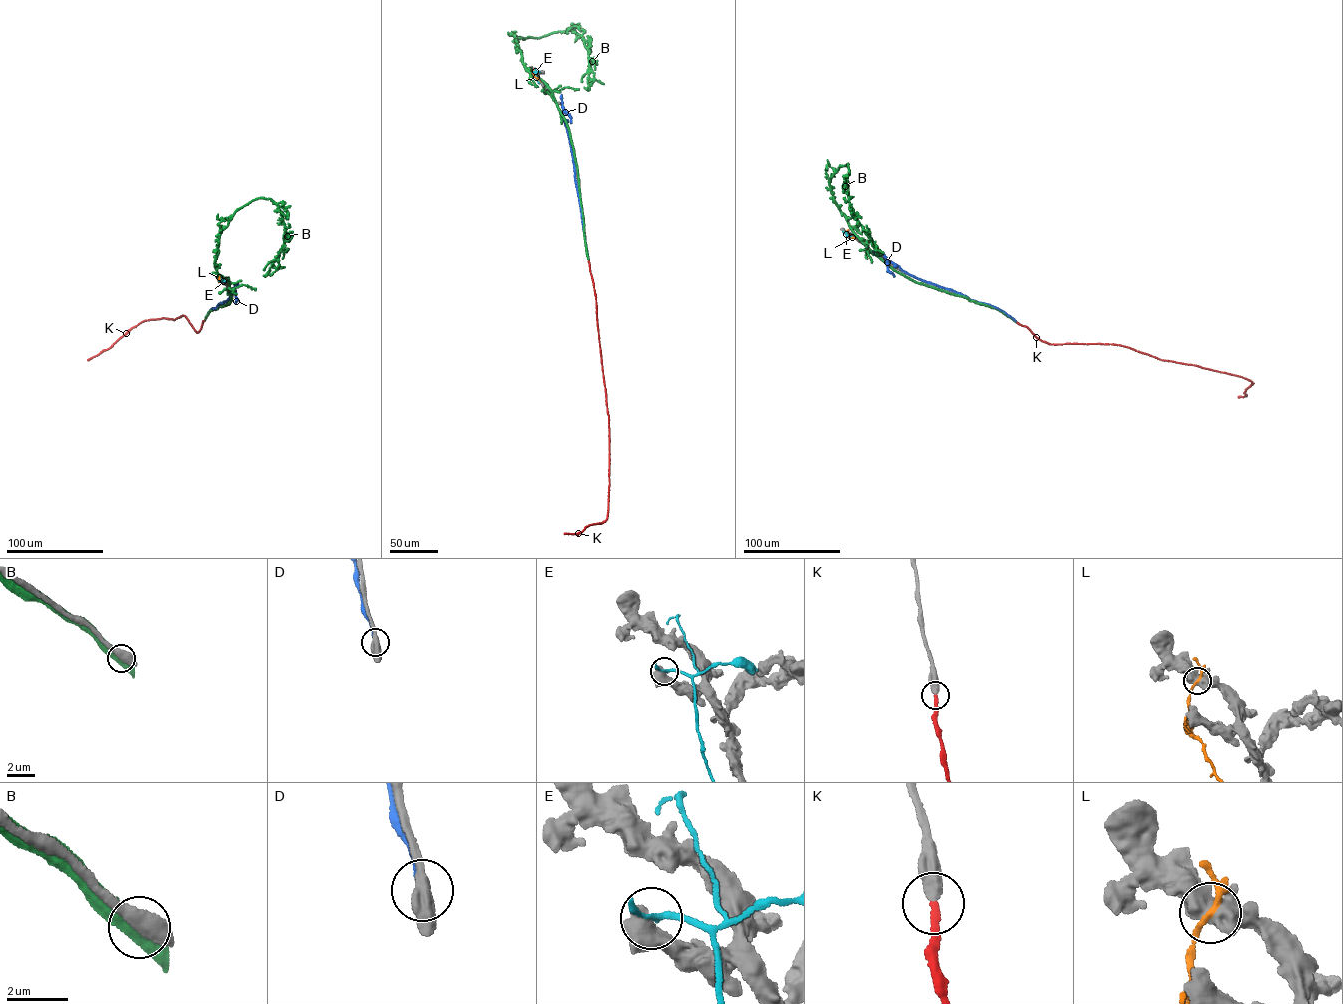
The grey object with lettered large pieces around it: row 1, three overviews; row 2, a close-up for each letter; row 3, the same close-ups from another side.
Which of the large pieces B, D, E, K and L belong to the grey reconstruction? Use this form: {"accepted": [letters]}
{"accepted": ["K"]}

